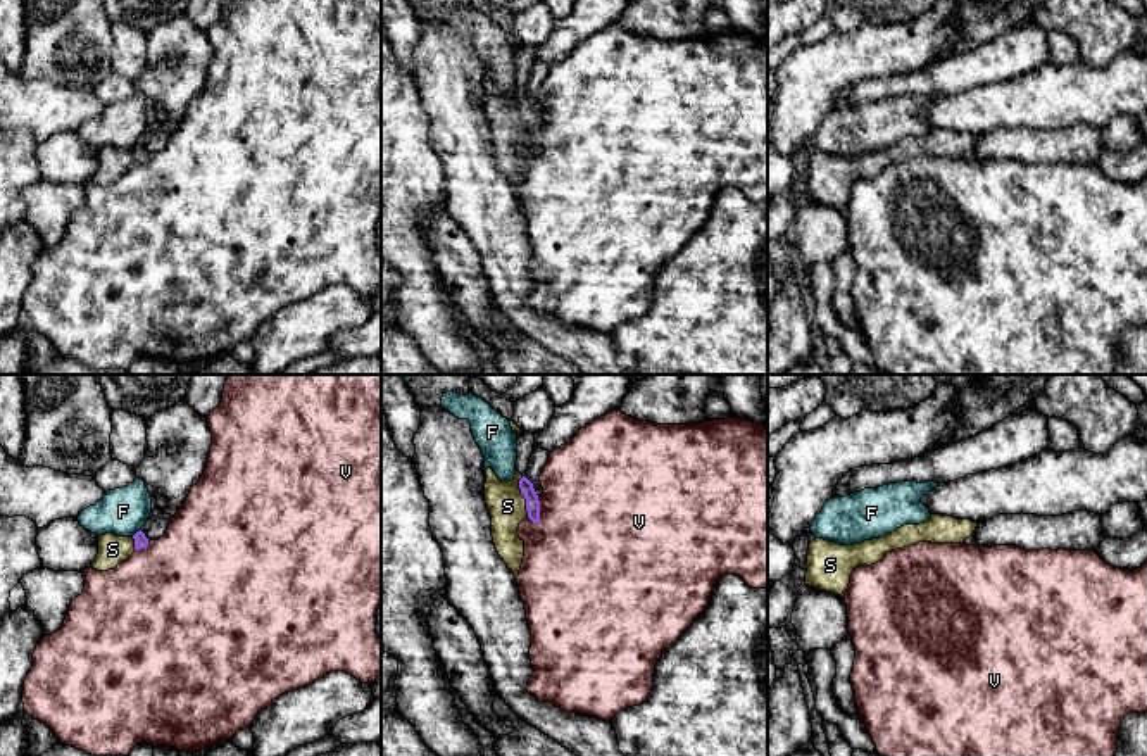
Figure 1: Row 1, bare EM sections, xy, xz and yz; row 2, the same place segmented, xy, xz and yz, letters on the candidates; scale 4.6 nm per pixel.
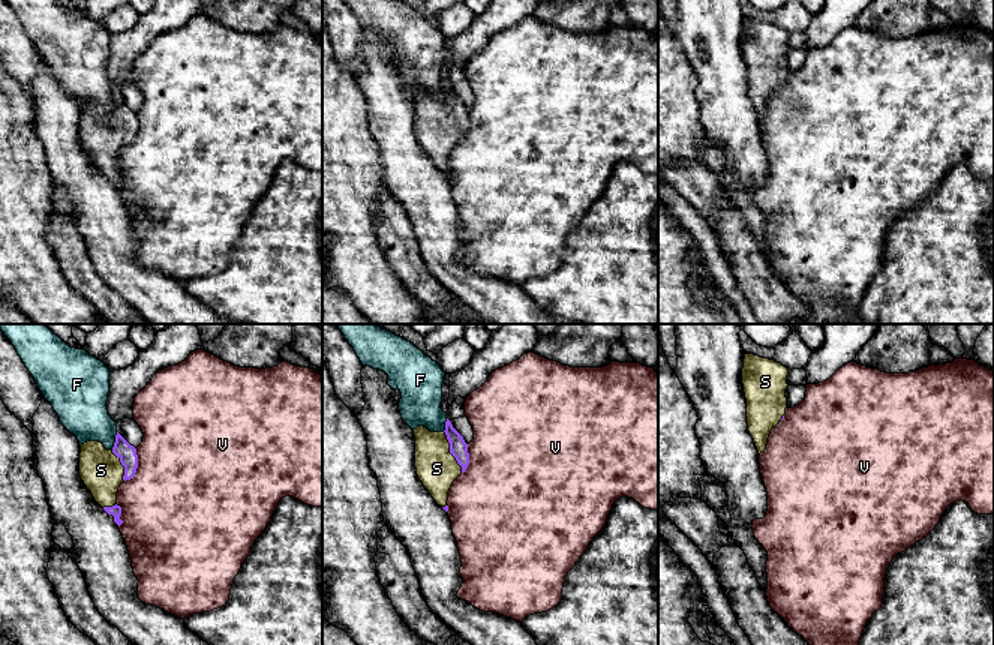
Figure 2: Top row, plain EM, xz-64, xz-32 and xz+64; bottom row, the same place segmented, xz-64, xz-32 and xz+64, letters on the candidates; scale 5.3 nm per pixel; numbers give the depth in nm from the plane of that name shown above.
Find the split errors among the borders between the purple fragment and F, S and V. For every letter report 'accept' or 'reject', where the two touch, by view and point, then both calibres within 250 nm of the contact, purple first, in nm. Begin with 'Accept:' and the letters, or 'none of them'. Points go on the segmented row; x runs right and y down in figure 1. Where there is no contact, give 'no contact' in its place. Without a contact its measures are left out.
Accept: S
F: reject | xy (137, 532) | 60/220 nm
S: accept | xz (525, 497) | 60/180 nm
V: reject | xz (539, 511) | 60/500 nm

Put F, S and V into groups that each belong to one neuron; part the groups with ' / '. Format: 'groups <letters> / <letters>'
groups F / S / V

